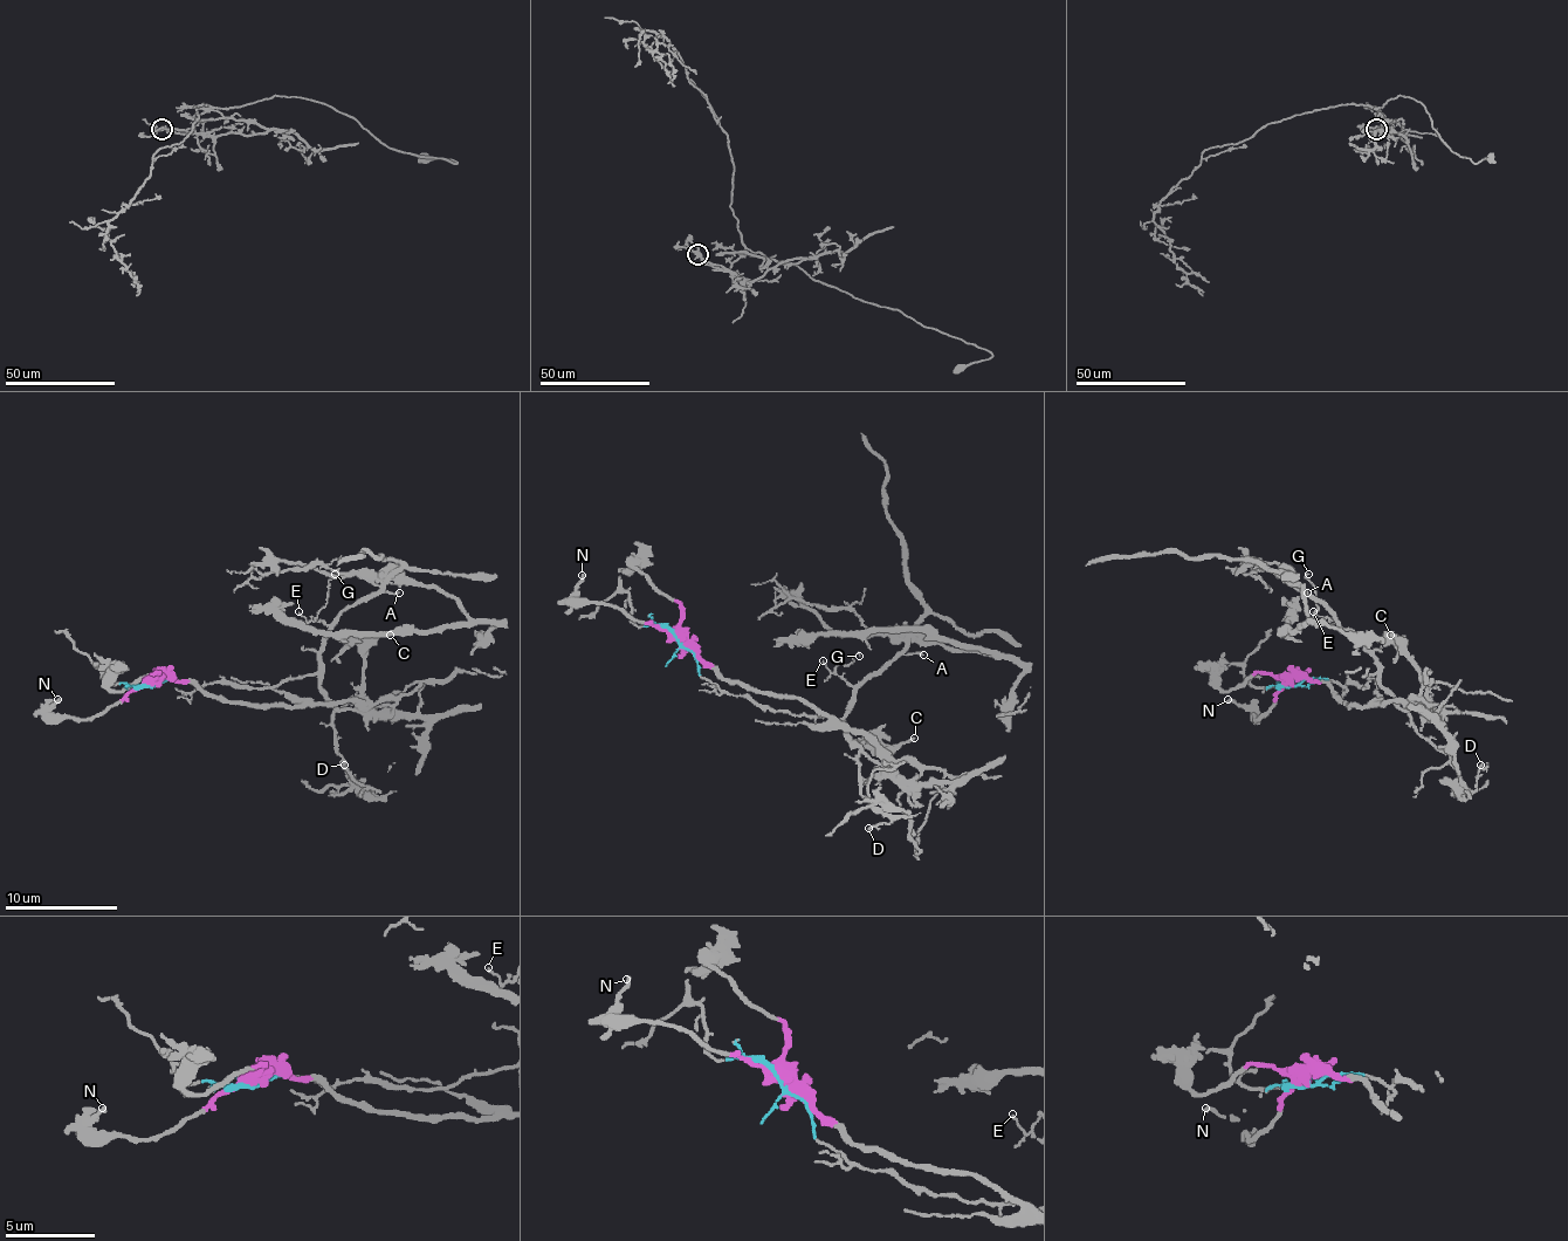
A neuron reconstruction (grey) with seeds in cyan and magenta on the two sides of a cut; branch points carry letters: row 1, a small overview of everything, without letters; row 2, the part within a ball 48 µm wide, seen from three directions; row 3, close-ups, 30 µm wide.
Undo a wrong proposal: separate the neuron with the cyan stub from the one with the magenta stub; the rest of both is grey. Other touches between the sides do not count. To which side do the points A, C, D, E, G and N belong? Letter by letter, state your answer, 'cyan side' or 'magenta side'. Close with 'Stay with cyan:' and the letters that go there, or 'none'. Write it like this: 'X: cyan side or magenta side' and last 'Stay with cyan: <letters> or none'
A: cyan side
C: magenta side
D: cyan side
E: cyan side
G: cyan side
N: magenta side
Stay with cyan: A, D, E, G

